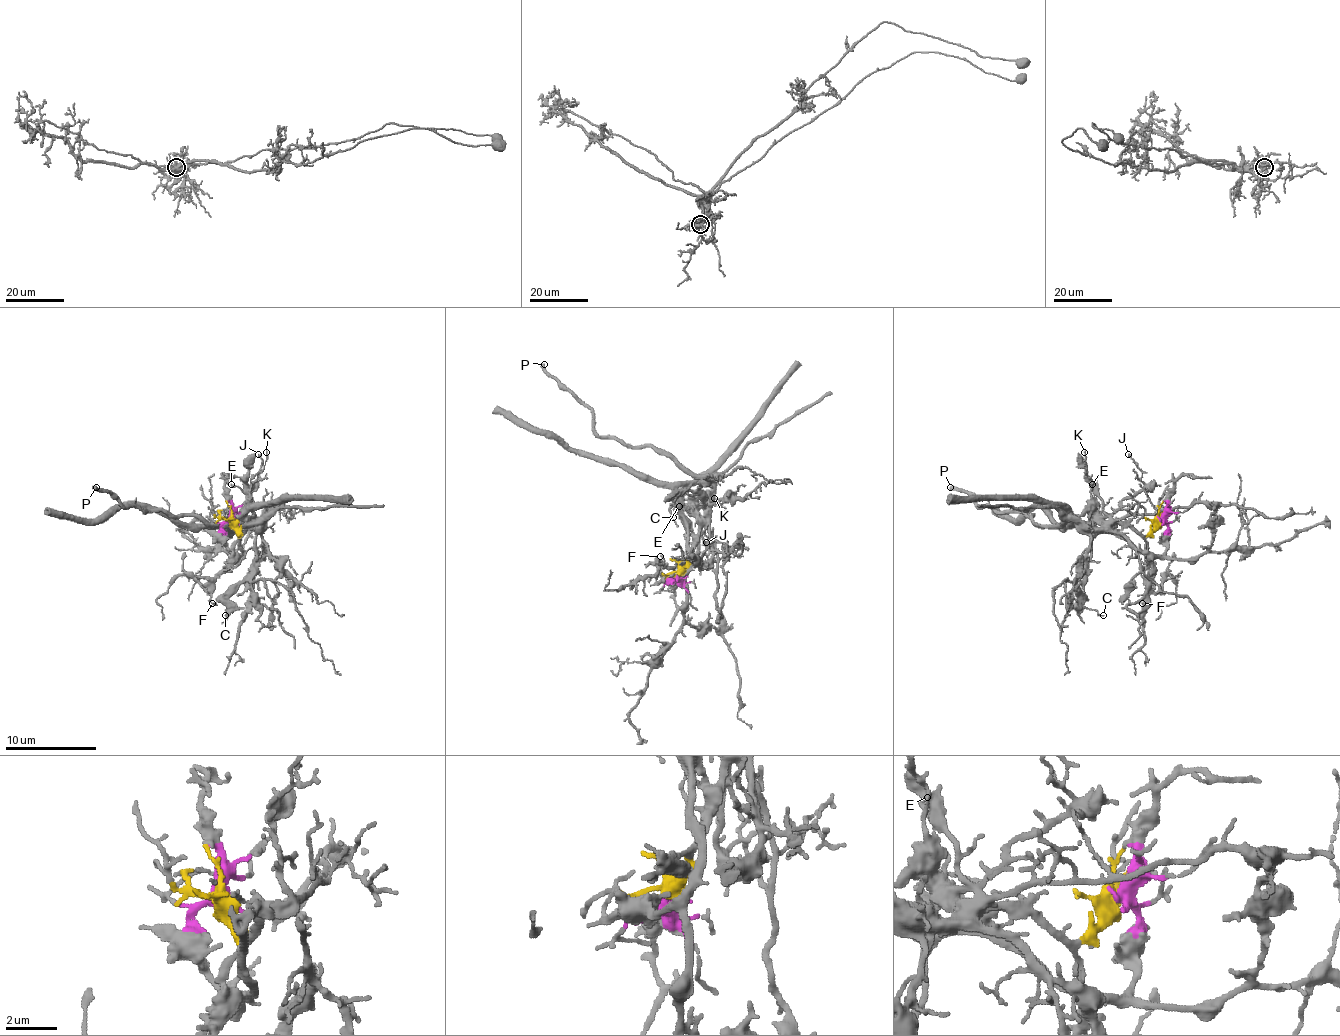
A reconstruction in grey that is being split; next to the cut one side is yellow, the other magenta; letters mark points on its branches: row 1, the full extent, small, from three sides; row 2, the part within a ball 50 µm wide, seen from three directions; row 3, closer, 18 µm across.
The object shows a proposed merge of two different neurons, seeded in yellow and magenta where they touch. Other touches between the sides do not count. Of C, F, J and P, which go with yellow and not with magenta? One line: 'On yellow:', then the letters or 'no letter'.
On yellow: C, F, J, P

